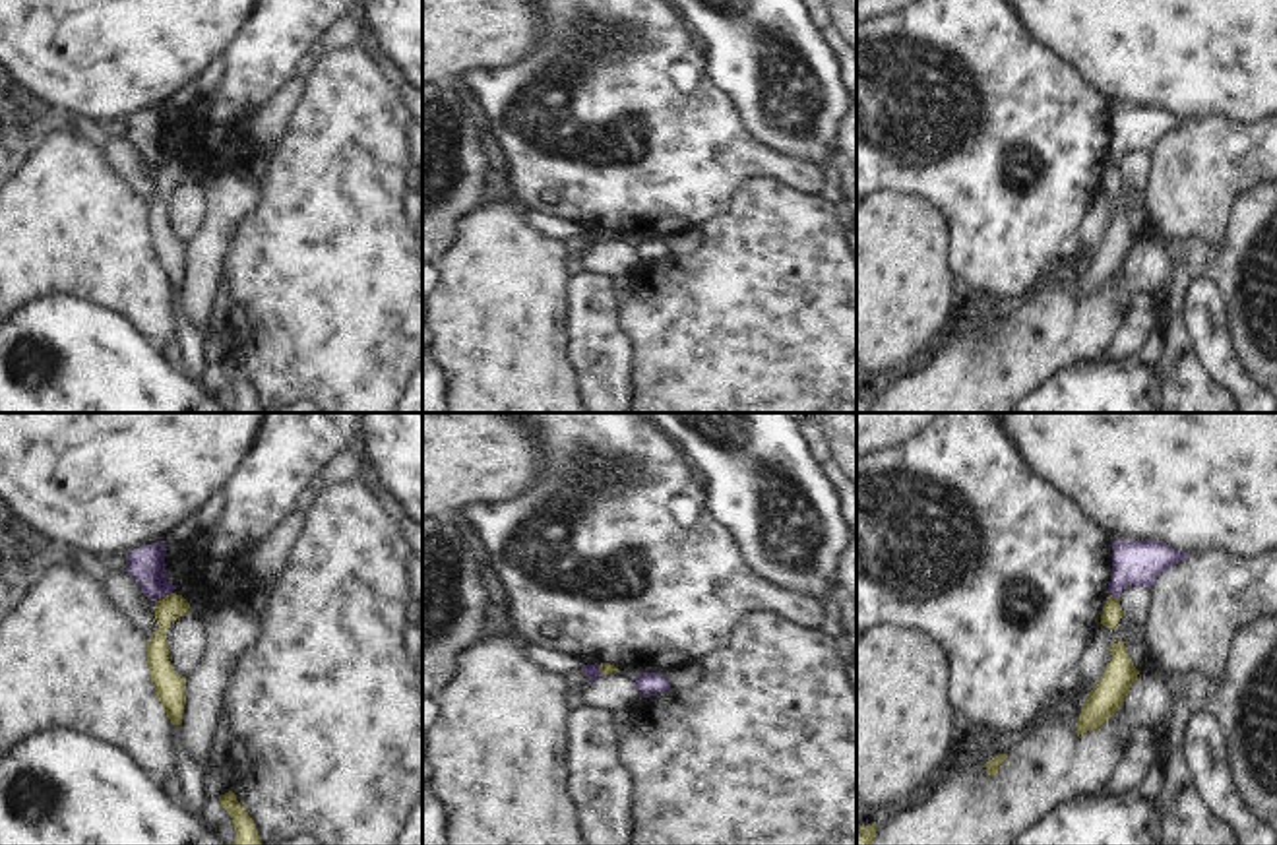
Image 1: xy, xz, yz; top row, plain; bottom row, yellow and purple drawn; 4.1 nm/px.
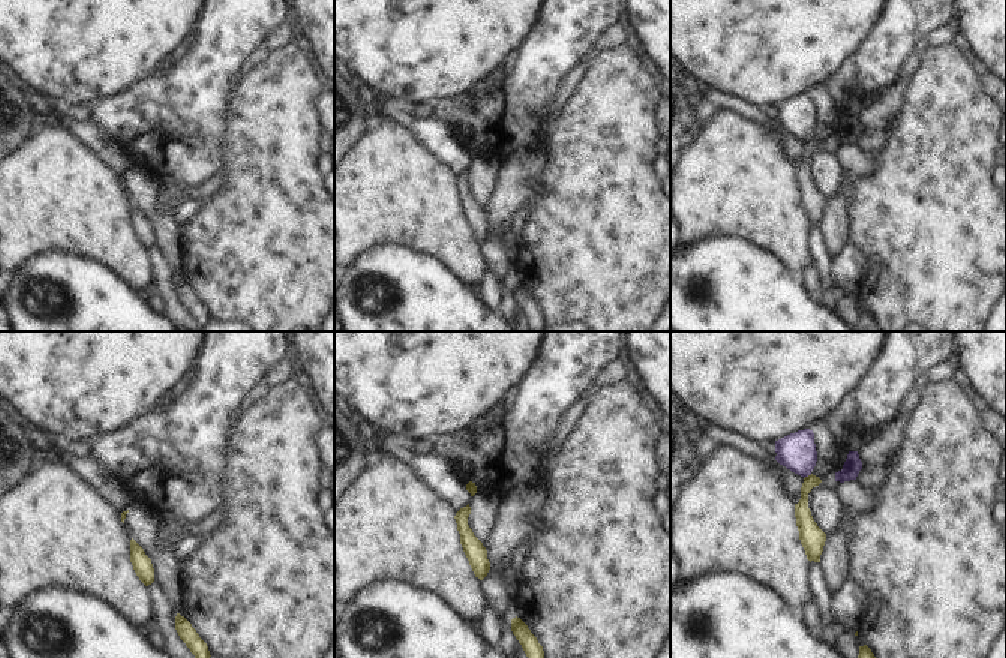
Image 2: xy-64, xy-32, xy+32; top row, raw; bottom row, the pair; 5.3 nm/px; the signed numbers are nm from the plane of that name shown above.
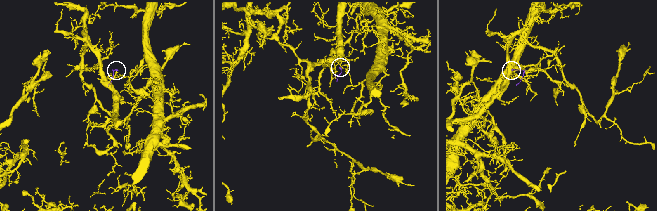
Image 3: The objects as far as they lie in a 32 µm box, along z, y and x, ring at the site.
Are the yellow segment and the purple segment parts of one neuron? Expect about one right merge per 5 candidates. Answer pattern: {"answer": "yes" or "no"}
{"answer": "no"}

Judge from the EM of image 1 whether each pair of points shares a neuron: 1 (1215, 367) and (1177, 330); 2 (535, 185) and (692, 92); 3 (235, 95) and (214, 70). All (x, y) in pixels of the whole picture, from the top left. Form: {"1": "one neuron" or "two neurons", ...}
{"1": "two neurons", "2": "one neuron", "3": "two neurons"}

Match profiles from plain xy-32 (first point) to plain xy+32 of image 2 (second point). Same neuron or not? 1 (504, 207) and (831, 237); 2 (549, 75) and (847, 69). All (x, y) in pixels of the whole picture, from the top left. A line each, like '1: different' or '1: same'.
1: same
2: different

